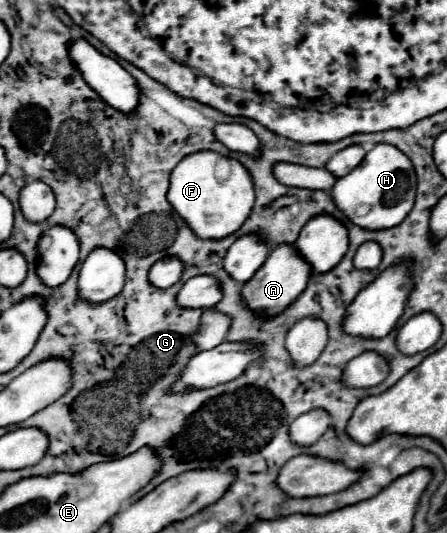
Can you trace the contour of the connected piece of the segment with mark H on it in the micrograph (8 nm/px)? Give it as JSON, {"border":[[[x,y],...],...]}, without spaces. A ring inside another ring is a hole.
{"border":[[[376,144],[370,152],[366,152],[360,166],[336,180],[328,194],[332,196],[336,208],[342,210],[352,224],[364,230],[386,230],[398,226],[412,210],[416,196],[416,172],[408,156],[396,150],[396,146]],[[358,206],[368,206],[368,212],[364,216],[358,216]]]}

